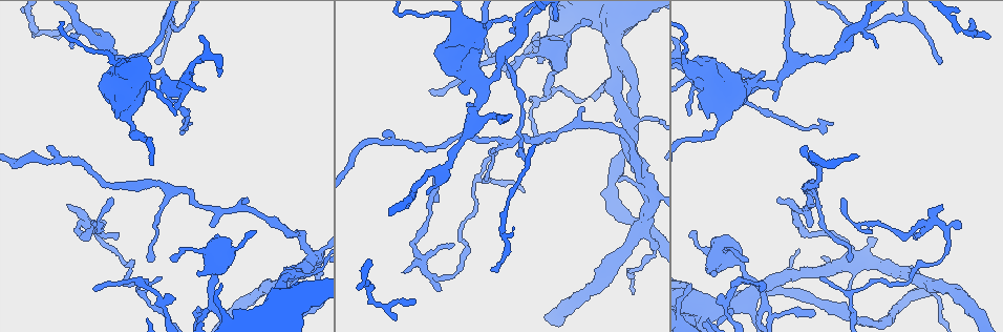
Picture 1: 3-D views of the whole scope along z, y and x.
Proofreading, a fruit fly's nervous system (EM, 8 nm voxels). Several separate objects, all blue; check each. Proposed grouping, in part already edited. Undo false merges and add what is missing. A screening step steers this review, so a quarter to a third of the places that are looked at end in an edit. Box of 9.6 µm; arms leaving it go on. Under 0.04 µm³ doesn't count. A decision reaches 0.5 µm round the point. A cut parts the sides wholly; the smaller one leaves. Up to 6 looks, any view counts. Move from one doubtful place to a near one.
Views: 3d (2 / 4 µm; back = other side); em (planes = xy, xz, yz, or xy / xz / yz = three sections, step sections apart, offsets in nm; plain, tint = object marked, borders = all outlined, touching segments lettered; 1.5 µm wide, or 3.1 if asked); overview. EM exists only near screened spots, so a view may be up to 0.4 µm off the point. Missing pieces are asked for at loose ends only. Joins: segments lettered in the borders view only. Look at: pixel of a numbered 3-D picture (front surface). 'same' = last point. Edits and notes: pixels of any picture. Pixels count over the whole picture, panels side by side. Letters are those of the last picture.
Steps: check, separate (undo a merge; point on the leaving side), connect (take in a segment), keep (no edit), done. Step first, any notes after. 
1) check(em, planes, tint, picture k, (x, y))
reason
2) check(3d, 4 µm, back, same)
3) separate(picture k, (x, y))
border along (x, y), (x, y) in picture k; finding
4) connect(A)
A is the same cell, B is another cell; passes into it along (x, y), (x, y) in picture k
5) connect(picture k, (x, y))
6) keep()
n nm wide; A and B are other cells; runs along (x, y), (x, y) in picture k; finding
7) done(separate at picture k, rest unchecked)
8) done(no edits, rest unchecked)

check(3d, 4 µm, back, picture 1, (941, 208))
an open end

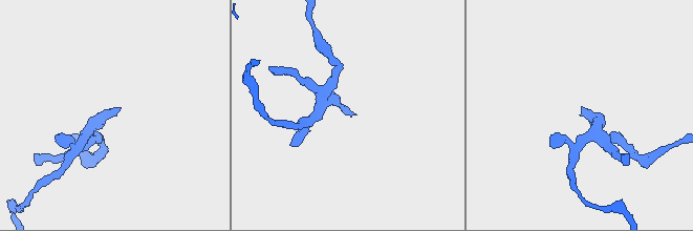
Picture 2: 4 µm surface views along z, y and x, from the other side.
check(em, planes, plain, picture 2, (119, 107))

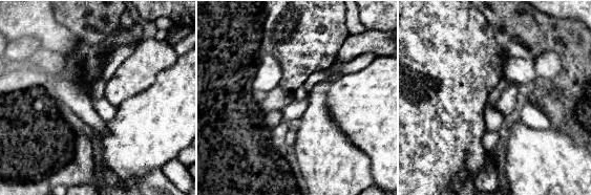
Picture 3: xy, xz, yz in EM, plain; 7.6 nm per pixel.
check(em, planes, borders, same)

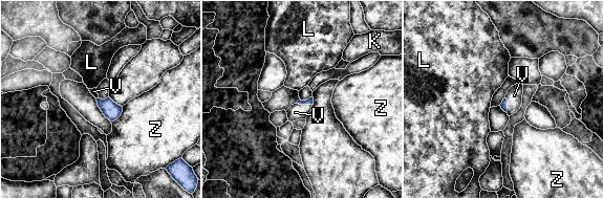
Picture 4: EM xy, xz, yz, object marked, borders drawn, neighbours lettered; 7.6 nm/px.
connect(V)
V is the same cell, K, L and Z are other cells; it goes on there

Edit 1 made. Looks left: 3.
check(em, xy, step 8, tint, picture 1, (903, 283))
sharp bend

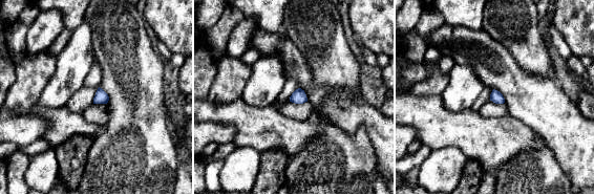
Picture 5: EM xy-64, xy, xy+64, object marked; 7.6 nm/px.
check(em, planes, tint, same)

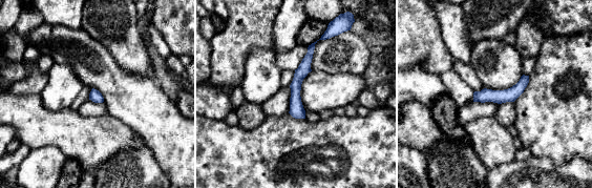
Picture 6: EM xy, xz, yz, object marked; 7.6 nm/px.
check(em, planes, borders, same)

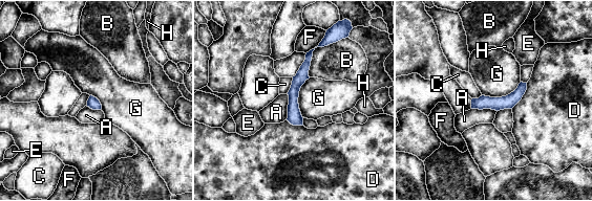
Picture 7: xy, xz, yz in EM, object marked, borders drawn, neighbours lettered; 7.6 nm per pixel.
keep()
B touches over 360 nm; A, B, C, D, E, F, G and H are other cells; runs along (309, 54), (294, 90), (295, 123) in picture 7; all the same neuron

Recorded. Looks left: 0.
done(connect at picture 4, rest unchecked)

